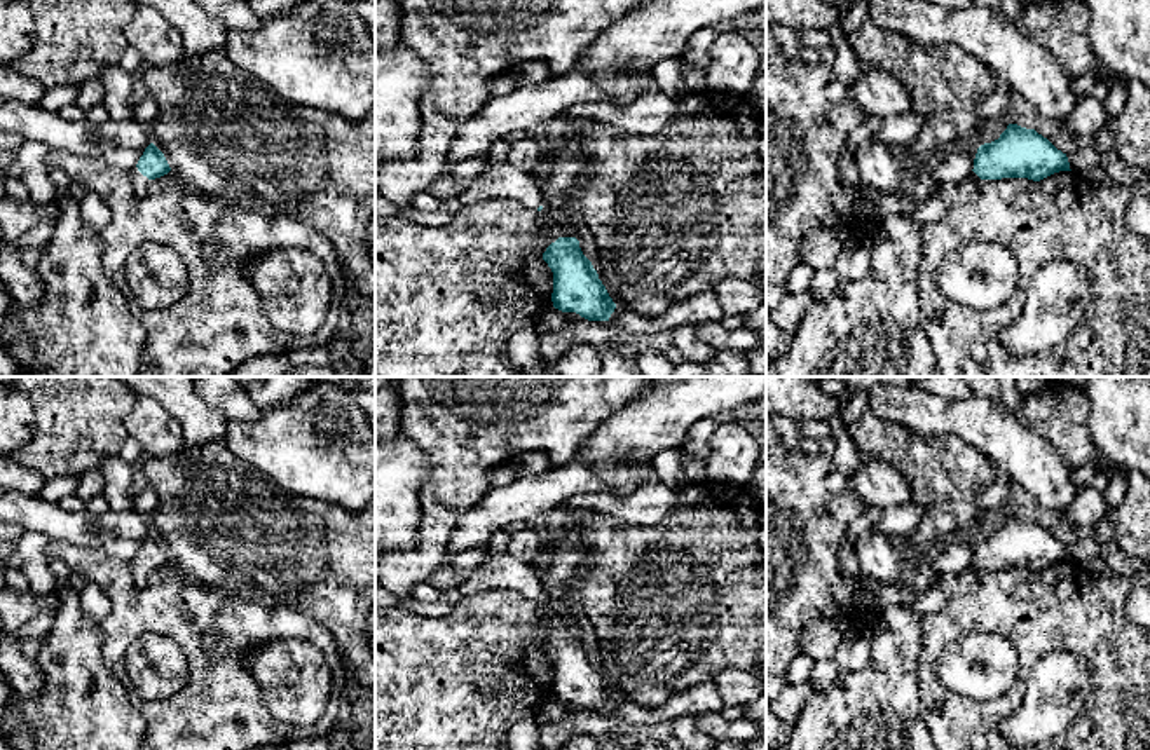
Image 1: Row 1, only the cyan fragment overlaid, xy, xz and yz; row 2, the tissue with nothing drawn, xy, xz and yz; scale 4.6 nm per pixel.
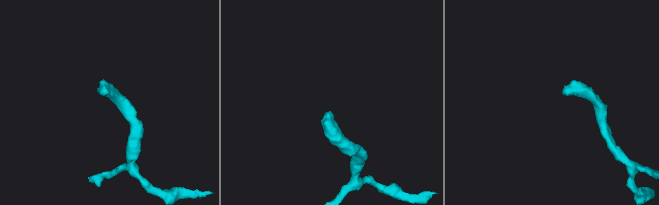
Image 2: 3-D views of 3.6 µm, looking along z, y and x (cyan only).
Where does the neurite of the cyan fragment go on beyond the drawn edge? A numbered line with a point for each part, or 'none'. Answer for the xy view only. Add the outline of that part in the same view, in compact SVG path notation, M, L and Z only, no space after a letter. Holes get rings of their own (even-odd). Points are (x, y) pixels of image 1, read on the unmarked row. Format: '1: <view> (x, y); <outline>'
1: xy (140, 572); M134 558L133 562L129 562L127 565L129 565L129 569L131 569L136 583L143 583L148 577L148 574L150 574L150 570L147 567L143 567L138 562L138 558Z

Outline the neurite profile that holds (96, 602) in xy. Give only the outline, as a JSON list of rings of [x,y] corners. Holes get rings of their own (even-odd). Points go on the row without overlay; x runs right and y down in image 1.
[[[87,583],[87,586],[82,590],[80,600],[86,614],[96,623],[101,623],[112,609],[108,591],[103,591],[98,584],[92,583]]]

